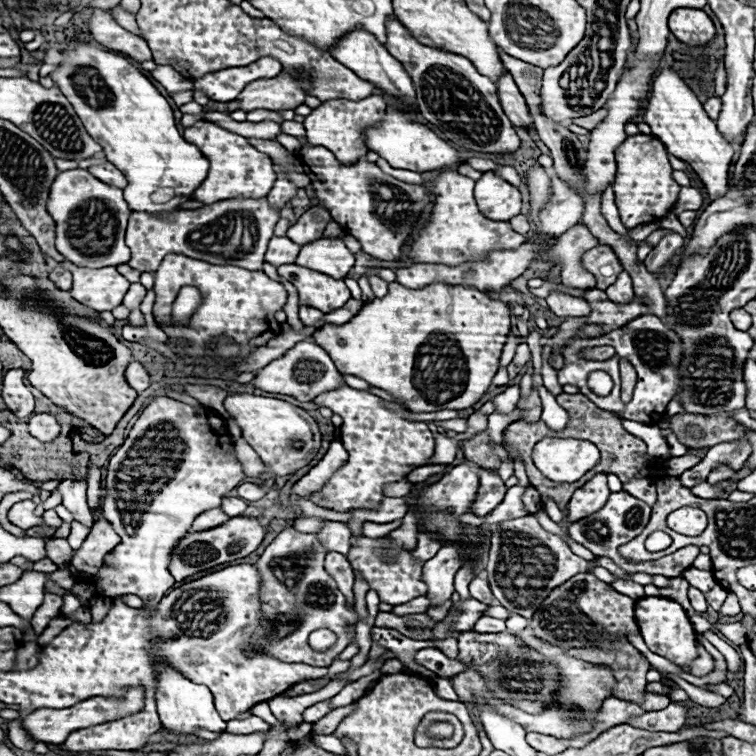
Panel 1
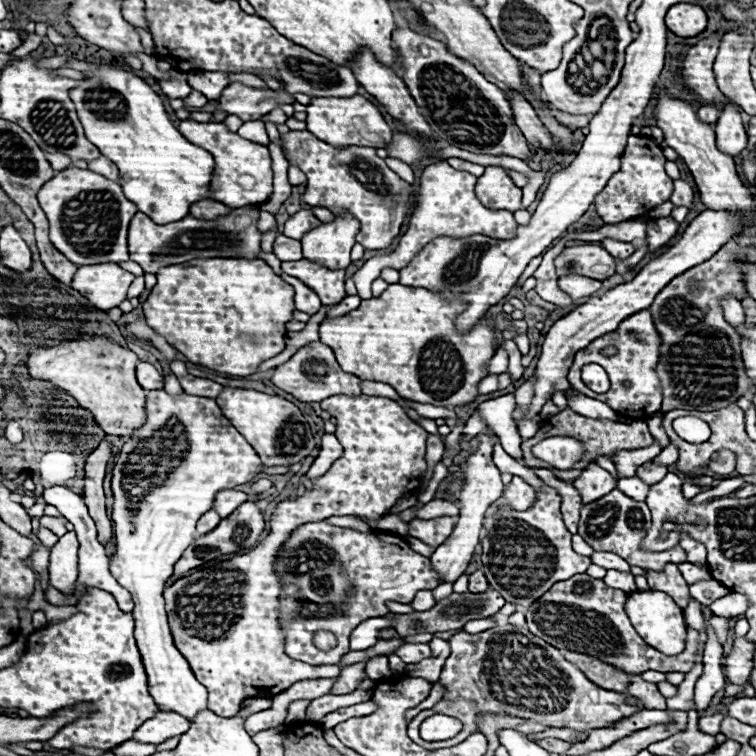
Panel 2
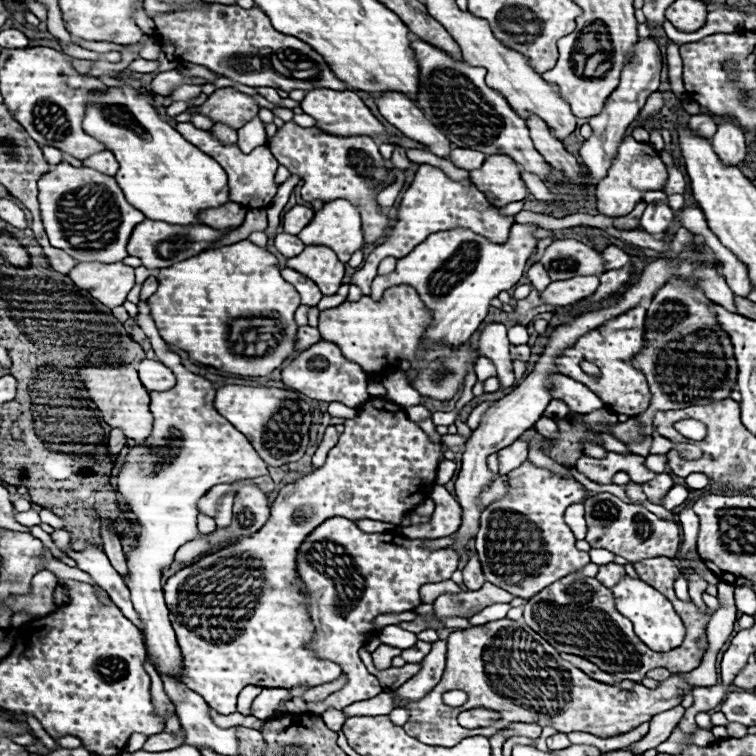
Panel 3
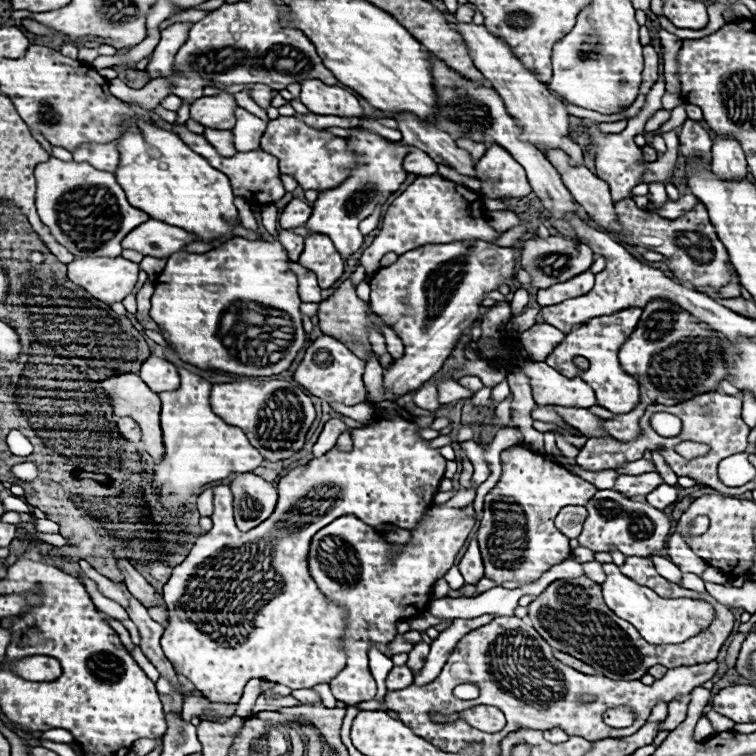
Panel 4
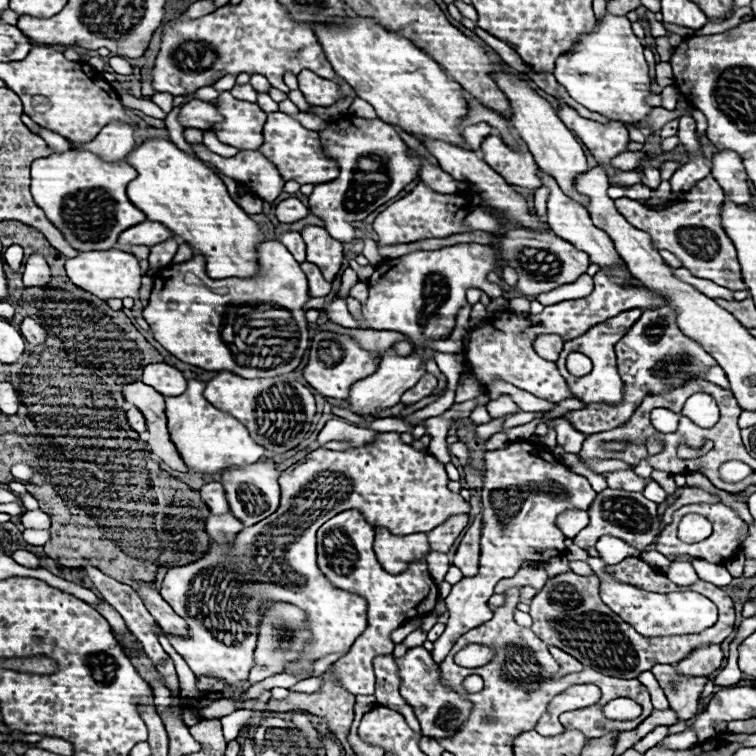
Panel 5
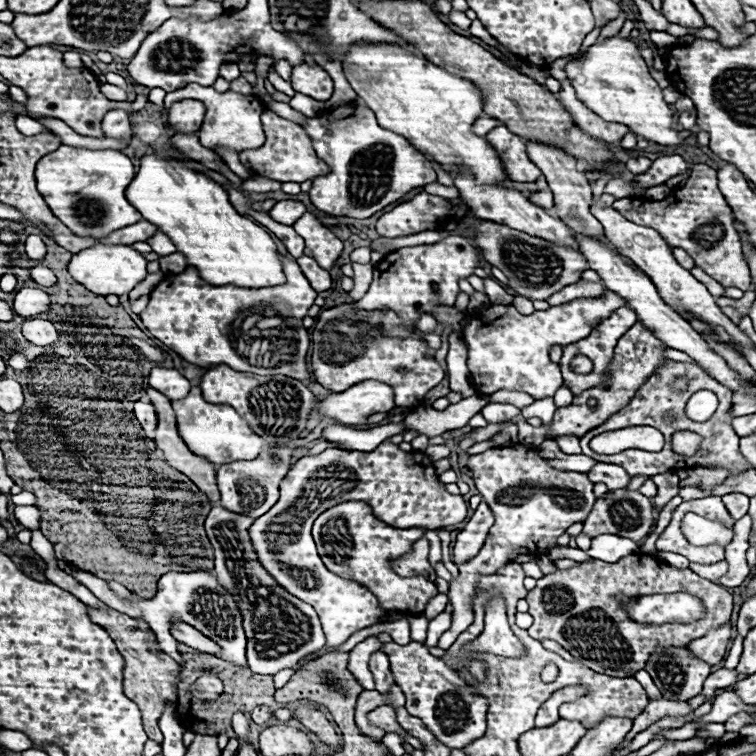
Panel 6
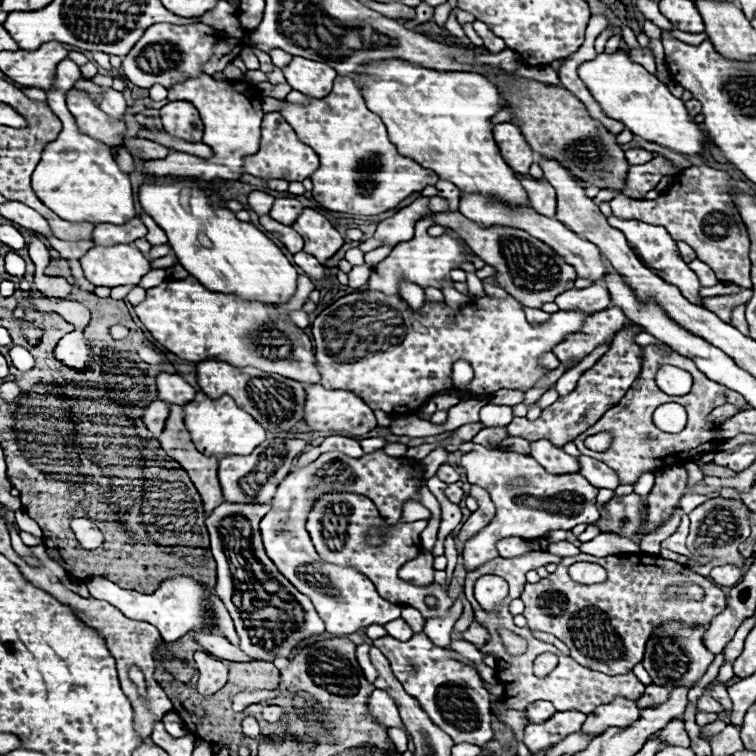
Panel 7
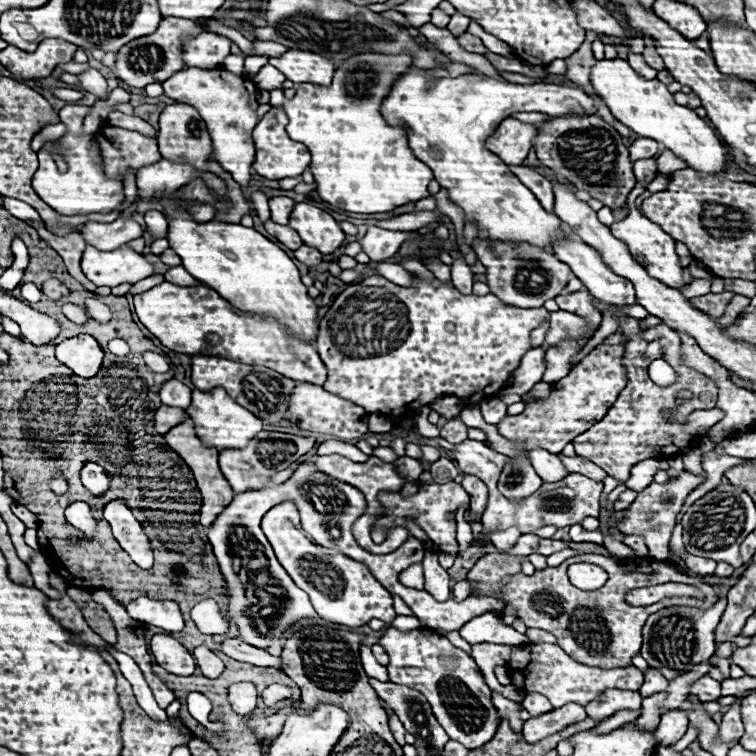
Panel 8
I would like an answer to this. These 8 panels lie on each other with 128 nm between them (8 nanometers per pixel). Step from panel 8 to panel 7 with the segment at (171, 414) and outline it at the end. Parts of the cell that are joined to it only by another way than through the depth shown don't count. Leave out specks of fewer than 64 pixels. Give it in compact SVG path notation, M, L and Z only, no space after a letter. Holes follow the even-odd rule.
M156 400L152 402L150 406L144 408L144 414L142 414L142 422L144 426L154 434L158 436L162 432L162 426L168 418L168 406L162 402L162 400Z

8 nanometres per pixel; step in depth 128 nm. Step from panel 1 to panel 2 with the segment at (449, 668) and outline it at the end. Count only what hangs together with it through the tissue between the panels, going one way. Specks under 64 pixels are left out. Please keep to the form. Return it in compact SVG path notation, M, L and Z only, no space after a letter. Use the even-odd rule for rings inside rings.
M402 644L400 648L394 650L394 654L402 658L406 664L417 663L432 656L428 644Z

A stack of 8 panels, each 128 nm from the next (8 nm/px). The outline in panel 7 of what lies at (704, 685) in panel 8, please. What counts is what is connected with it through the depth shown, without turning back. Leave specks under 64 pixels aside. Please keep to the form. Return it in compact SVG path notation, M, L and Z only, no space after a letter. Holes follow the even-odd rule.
M714 684L714 686L710 688L710 692L712 692L712 696L724 706L724 710L732 710L732 700L728 698L728 692L726 692L726 686L724 686L724 684Z

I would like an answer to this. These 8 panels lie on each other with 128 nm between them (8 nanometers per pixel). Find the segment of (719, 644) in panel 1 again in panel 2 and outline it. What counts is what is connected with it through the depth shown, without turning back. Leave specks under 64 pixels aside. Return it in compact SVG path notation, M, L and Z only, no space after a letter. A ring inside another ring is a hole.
M689 598L688 606L683 610L684 618L687 625L697 631L704 629L704 619L701 612L701 604Z

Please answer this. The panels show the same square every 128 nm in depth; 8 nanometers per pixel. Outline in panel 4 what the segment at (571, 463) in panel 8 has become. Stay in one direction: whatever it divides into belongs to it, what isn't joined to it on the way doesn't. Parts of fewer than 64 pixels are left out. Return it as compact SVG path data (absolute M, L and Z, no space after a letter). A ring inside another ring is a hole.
M646 472L640 476L618 476L616 480L616 488L618 492L622 492L624 496L638 496L638 494L650 494L650 490L654 490L656 486L662 484L662 478L658 472Z

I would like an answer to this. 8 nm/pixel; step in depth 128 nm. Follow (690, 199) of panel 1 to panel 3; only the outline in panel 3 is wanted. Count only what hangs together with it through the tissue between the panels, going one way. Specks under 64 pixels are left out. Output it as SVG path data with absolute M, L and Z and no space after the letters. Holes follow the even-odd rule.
M668 168L668 182L664 186L664 192L670 196L670 194L684 194L686 192L686 180L684 176L674 168Z

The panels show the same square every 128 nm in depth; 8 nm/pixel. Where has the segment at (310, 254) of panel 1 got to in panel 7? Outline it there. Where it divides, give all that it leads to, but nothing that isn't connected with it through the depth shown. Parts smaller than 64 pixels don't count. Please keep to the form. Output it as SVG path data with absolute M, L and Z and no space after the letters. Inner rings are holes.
M352 76L336 78L334 88L326 98L308 98L308 100L310 102L306 106L296 106L284 100L286 106L280 110L280 114L286 118L286 122L290 122L290 126L294 126L298 138L302 138L302 142L312 146L320 158L318 174L312 174L312 182L314 182L312 196L320 206L332 212L346 212L354 216L374 216L394 208L398 202L402 202L410 194L422 192L426 186L432 186L438 182L438 176L432 170L418 166L418 162L414 162L412 158L398 154L396 146L388 138L388 132L382 120L366 108L360 88L354 84Z

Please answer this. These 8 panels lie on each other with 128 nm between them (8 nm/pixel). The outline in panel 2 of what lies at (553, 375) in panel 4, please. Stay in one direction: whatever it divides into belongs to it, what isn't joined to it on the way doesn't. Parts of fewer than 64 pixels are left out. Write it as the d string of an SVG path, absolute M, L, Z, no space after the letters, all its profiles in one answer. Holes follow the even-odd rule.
M570 388L570 392L572 392L572 396L568 398L568 406L570 406L574 412L578 412L578 414L582 414L582 416L586 416L586 418L620 420L620 416L618 416L614 410L610 410L610 406L606 406L604 402L586 398L584 394L578 394L578 392L572 390L572 388Z

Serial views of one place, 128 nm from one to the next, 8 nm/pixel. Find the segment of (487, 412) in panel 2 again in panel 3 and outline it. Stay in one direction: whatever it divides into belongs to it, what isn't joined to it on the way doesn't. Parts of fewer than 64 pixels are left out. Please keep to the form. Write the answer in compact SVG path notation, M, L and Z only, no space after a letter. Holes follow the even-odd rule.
M484 402L484 404L480 404L480 406L476 406L474 410L472 410L472 414L470 414L470 418L468 418L466 424L472 428L472 430L476 430L478 426L480 426L480 422L482 422L482 416L486 414L486 410L488 408L492 408L496 402Z

